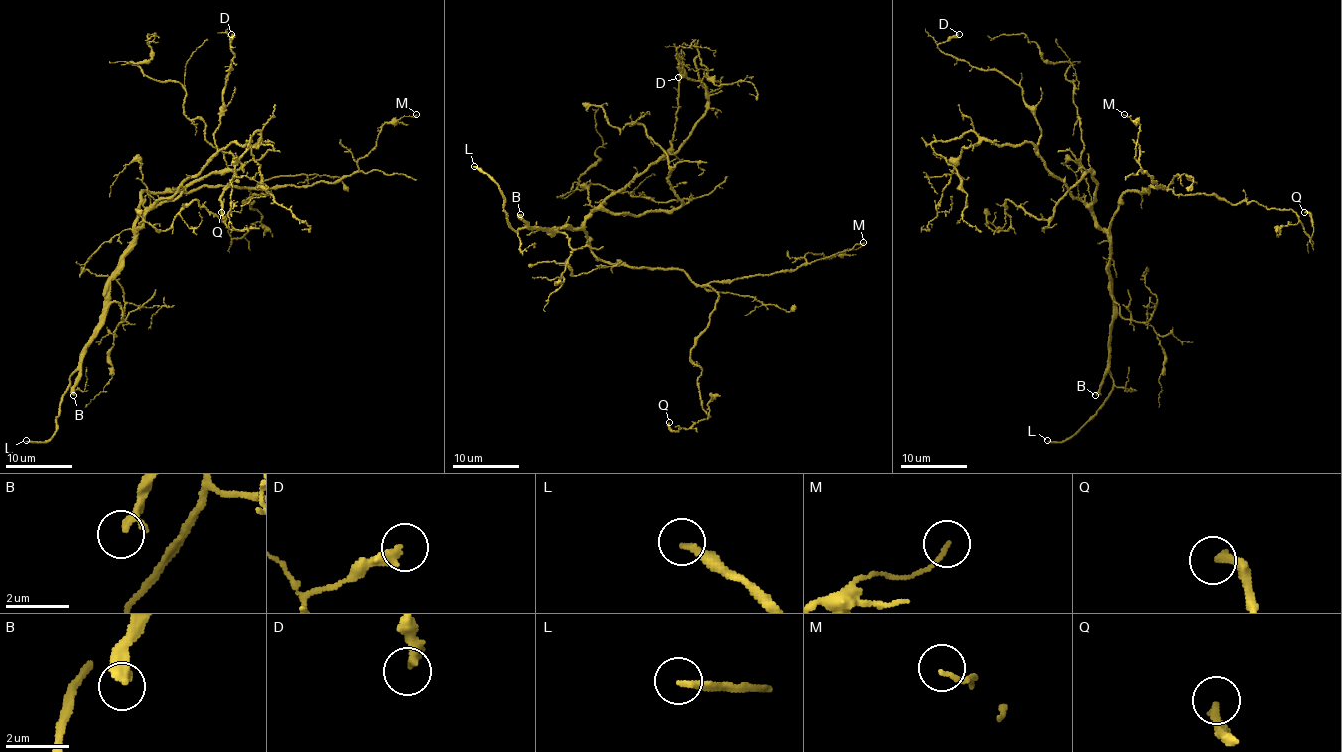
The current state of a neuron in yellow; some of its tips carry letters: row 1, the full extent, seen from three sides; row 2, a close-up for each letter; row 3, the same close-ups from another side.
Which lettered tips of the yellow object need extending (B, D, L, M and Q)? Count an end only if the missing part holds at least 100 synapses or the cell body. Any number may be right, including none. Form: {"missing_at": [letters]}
{"missing_at": ["B", "L"]}

